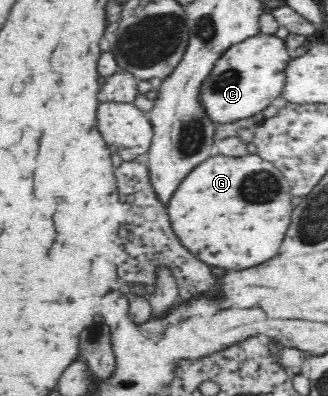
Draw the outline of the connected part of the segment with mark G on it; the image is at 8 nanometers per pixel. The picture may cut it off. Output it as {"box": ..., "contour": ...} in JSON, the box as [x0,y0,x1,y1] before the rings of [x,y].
{"box":[166,152,294,271],"contour":[[[215,152],[182,179],[166,210],[173,232],[190,253],[212,267],[240,271],[278,255],[280,243],[290,225],[290,213],[294,209],[290,200],[293,197],[291,190],[284,174],[258,154],[226,157]]]}

